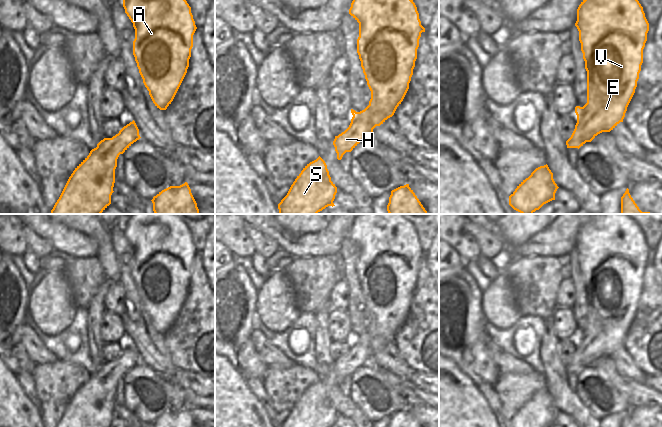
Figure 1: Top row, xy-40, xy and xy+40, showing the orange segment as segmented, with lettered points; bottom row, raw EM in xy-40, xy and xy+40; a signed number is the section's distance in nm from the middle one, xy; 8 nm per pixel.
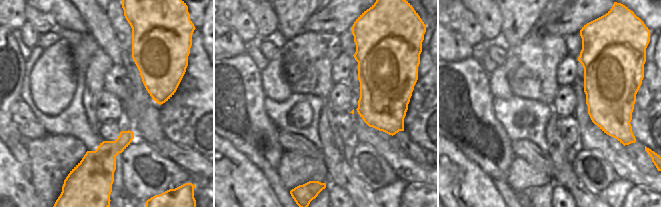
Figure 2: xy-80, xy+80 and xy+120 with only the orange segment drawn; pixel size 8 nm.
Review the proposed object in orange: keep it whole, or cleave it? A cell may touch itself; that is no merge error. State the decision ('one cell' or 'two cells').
one cell

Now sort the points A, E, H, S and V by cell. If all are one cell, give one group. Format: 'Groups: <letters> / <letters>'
Groups: A E H S V

